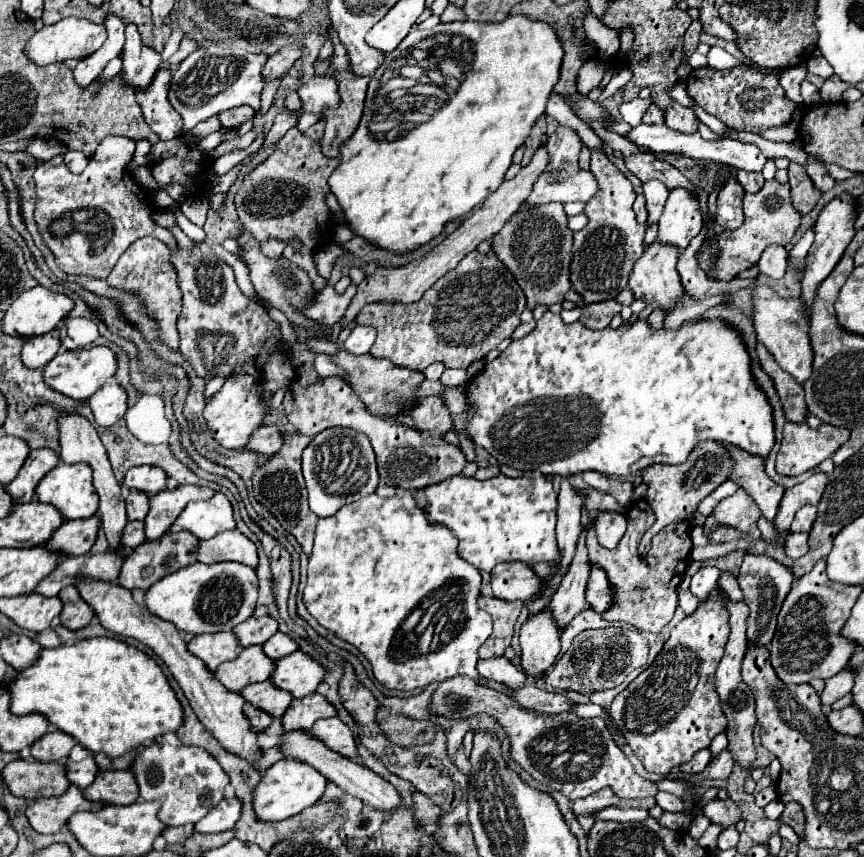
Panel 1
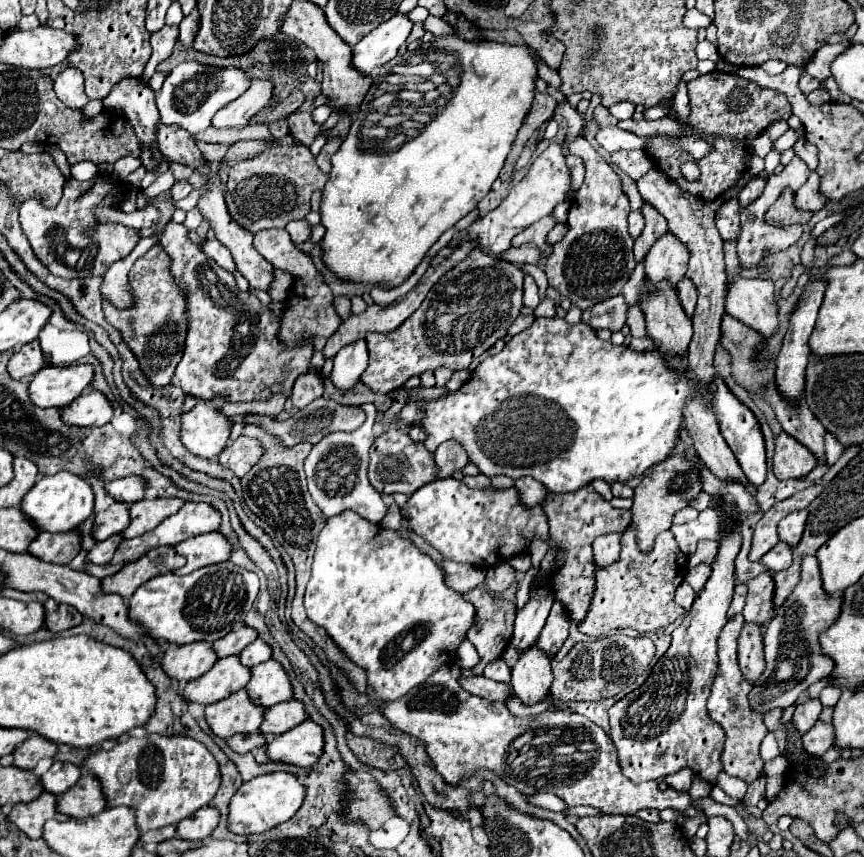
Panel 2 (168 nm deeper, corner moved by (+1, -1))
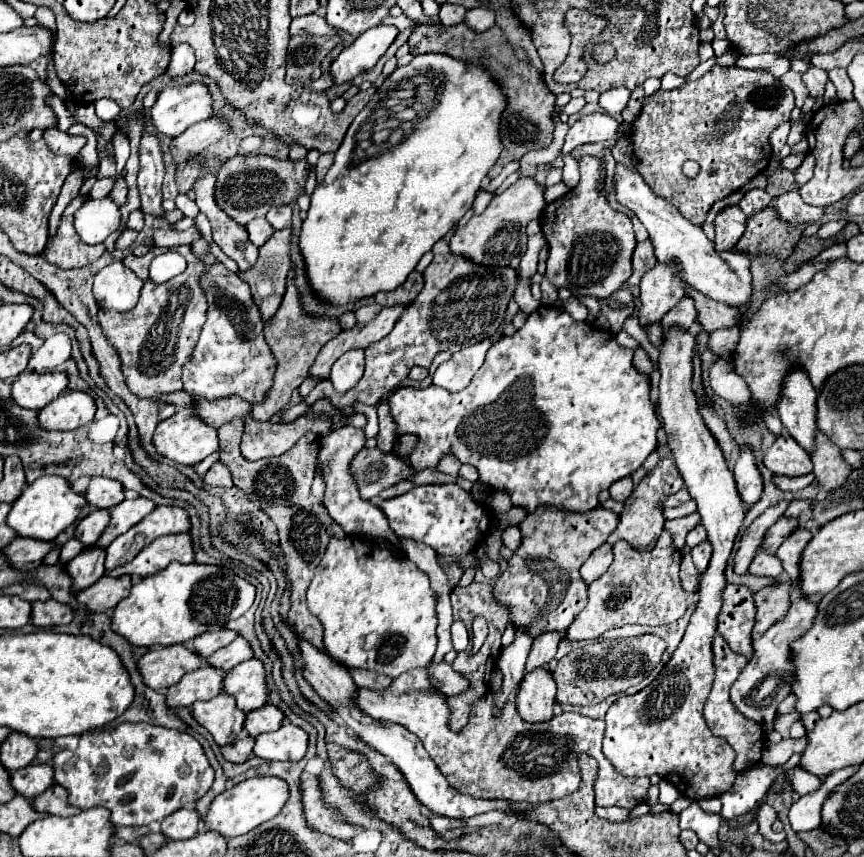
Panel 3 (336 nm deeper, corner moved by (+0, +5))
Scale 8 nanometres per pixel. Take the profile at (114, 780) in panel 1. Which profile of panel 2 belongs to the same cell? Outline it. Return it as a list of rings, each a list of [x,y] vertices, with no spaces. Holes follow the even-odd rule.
[[[83,773],[77,785],[59,797],[59,805],[57,805],[61,813],[67,813],[75,819],[97,815],[105,807],[107,803],[105,803],[105,795],[101,795],[101,785],[91,773]]]

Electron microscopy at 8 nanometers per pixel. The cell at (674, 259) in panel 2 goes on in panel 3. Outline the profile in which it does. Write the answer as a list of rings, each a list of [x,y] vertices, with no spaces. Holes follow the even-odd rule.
[[[656,265],[640,283],[640,327],[646,329],[652,323],[660,323],[662,317],[684,297],[684,281],[674,275],[674,267]]]

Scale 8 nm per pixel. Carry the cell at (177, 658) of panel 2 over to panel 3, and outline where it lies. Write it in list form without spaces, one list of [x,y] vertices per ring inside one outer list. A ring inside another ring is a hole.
[[[184,645],[156,647],[138,659],[138,671],[150,689],[166,689],[198,667],[202,667],[202,657],[190,653]]]

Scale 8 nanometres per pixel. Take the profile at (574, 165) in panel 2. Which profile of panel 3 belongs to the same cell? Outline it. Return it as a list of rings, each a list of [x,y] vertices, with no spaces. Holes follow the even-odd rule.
[[[558,183],[558,185],[552,185],[552,187],[546,187],[546,191],[544,191],[544,201],[546,201],[546,203],[552,203],[552,201],[560,199],[562,195],[566,195],[566,193],[568,193],[568,187],[566,187],[564,183]]]

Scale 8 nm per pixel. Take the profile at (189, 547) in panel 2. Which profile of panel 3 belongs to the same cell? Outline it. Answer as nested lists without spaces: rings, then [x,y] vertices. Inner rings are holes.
[[[178,533],[178,535],[166,535],[154,539],[150,545],[146,545],[132,561],[126,565],[120,565],[116,569],[106,569],[104,575],[108,577],[148,577],[154,575],[162,569],[168,567],[168,563],[178,561],[178,563],[192,563],[194,553],[192,553],[192,541],[190,535]]]

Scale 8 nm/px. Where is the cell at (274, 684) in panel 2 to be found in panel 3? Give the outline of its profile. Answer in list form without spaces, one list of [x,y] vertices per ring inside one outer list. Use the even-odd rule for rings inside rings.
[[[258,659],[244,661],[230,669],[224,677],[224,693],[236,699],[238,709],[250,713],[266,703],[266,677],[264,665]]]

